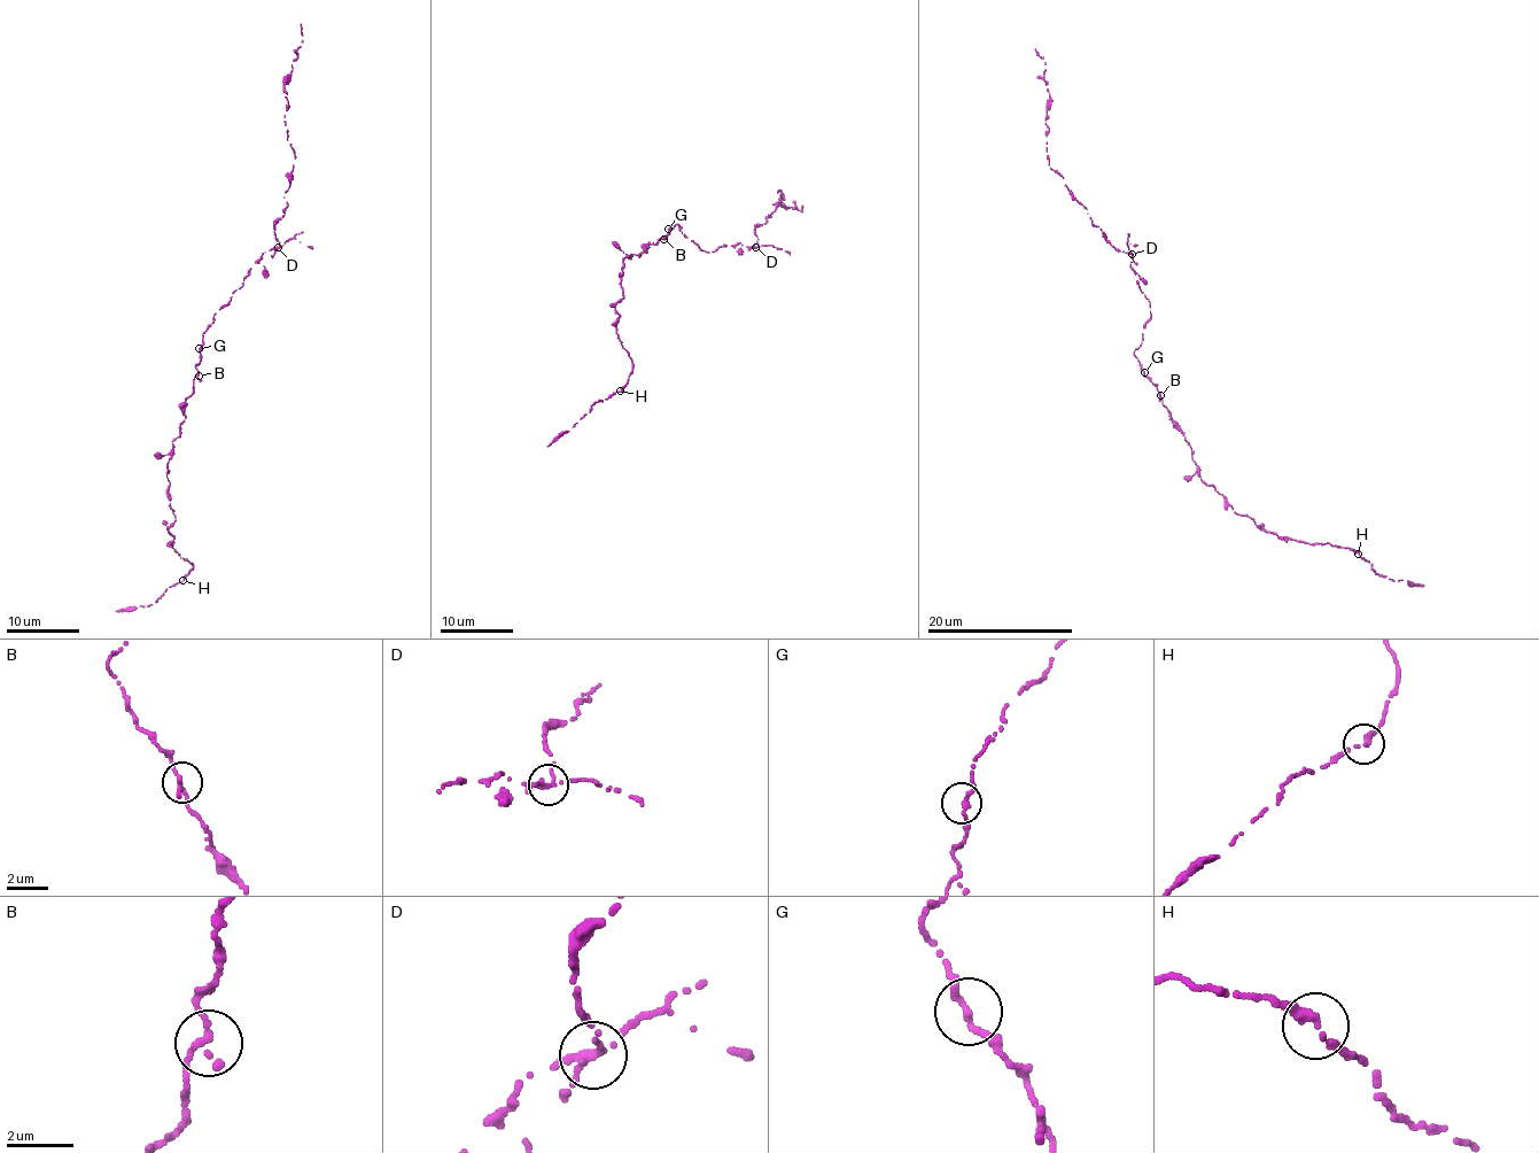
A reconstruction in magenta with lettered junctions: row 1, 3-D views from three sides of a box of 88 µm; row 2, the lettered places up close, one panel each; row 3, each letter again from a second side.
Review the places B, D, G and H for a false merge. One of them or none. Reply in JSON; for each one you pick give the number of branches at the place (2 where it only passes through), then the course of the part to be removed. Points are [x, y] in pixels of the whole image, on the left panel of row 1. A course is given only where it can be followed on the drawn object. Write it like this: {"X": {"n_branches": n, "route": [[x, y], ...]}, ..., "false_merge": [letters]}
{"D": {"n_branches": 3, "route": [[278, 247], [274, 225], [287, 207], [284, 198], [294, 157], [284, 120], [284, 78], [302, 43], [301, 24]]}, "false_merge": ["D"]}

